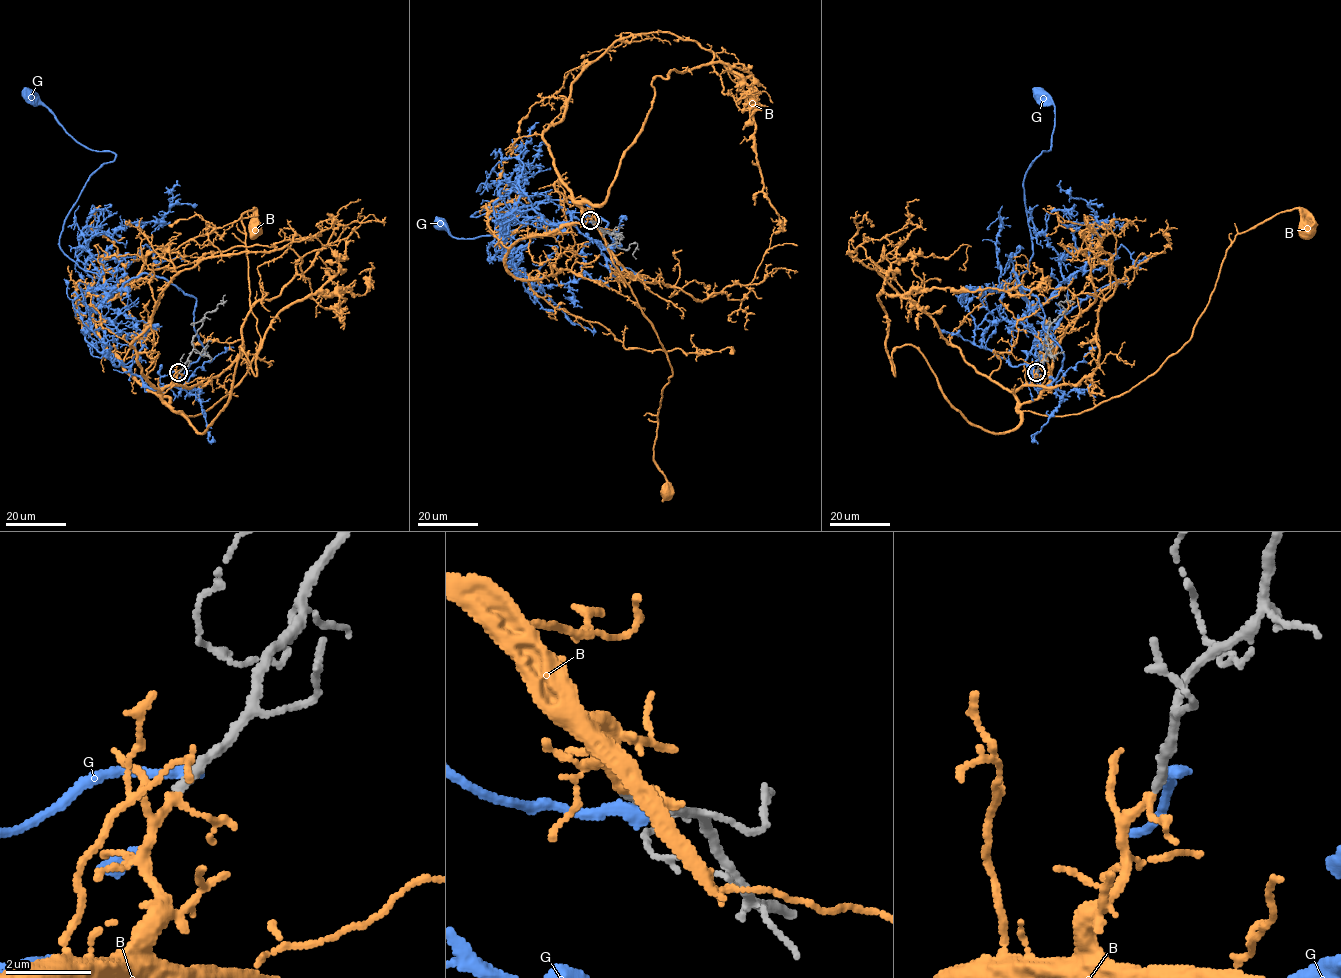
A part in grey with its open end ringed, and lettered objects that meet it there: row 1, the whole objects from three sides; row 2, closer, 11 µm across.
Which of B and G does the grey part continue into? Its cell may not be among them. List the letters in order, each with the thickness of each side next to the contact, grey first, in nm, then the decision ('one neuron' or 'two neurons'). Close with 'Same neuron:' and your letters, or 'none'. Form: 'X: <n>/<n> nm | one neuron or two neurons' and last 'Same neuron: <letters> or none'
B: 240/170 nm | one neuron
G: 280/320 nm | two neurons
Same neuron: B

